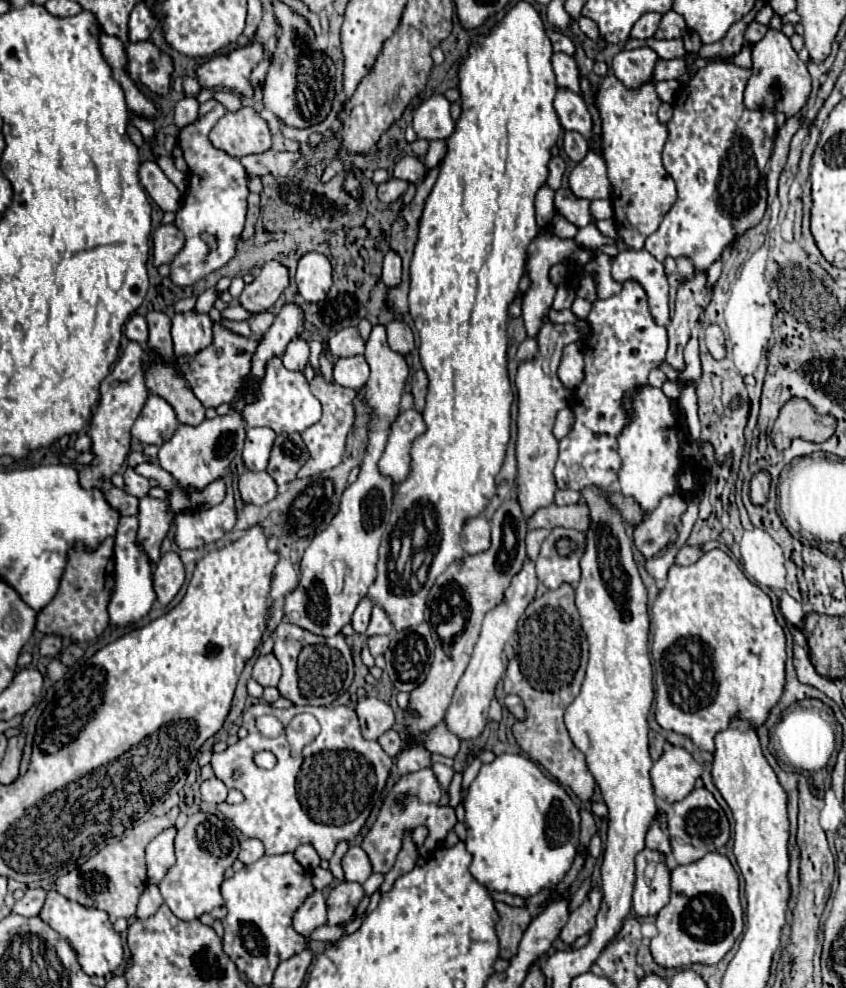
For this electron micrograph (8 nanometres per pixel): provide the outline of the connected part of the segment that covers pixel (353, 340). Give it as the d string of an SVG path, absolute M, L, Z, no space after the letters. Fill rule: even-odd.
M344 328L336 336L328 340L328 352L332 358L344 358L344 356L356 356L364 354L364 342L358 334L358 328Z

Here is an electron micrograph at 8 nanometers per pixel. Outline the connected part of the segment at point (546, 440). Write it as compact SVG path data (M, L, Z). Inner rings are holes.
M548 320L544 322L540 334L538 334L538 346L540 356L522 362L518 366L516 374L516 388L518 388L518 438L516 438L516 500L524 512L524 518L530 518L538 508L550 506L554 502L554 494L558 490L554 480L554 464L558 458L558 440L552 432L554 418L558 410L568 406L568 394L562 382L558 382L556 368L562 358L564 346L572 342L580 342L582 336L570 336L570 332L564 332L562 326L552 326Z

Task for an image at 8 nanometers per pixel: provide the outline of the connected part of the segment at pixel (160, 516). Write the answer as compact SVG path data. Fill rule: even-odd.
M142 498L140 500L140 514L138 514L138 534L136 542L144 548L148 560L156 564L160 560L160 544L170 528L172 512L168 508L168 500L156 498Z

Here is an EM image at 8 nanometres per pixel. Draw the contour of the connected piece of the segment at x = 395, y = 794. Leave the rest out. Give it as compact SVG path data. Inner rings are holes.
M418 770L418 774L406 774L394 784L392 792L386 796L386 800L380 808L380 814L378 814L374 826L362 840L362 848L368 854L374 872L386 874L392 868L392 864L396 862L396 856L402 848L402 832L406 828L426 826L430 830L430 834L426 838L426 854L430 854L436 848L436 842L442 842L446 838L446 834L456 824L456 814L454 814L454 810L444 810L440 806L440 796L442 796L442 792L440 792L438 780L432 774L432 770Z

